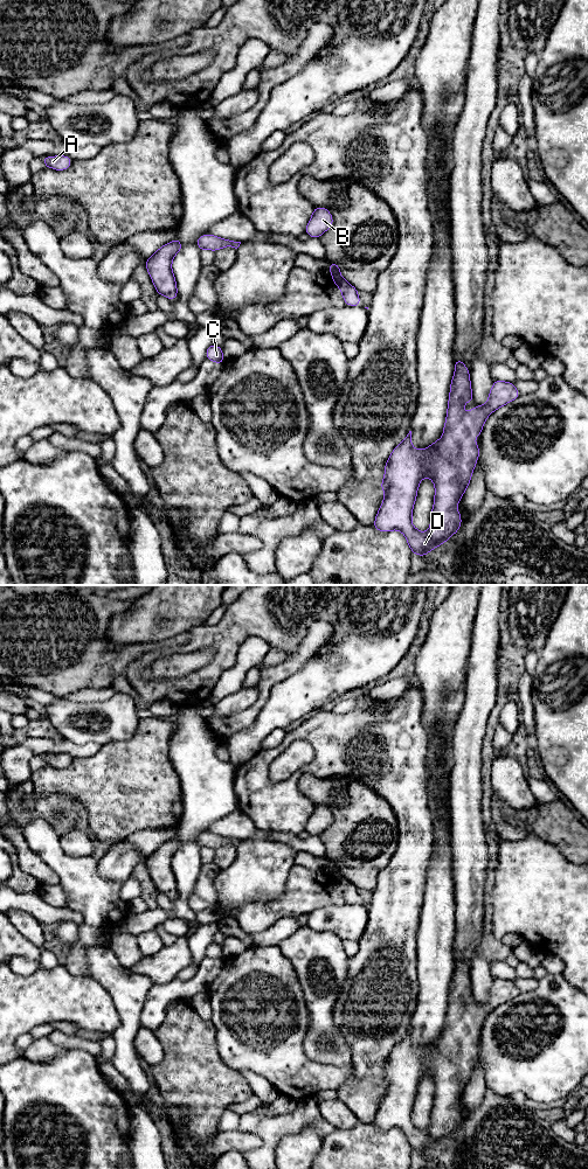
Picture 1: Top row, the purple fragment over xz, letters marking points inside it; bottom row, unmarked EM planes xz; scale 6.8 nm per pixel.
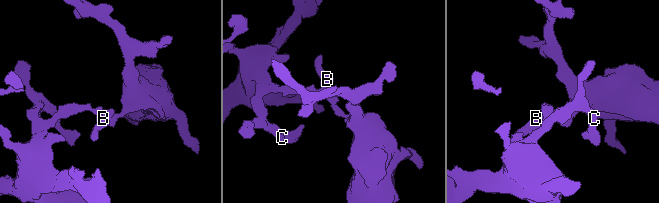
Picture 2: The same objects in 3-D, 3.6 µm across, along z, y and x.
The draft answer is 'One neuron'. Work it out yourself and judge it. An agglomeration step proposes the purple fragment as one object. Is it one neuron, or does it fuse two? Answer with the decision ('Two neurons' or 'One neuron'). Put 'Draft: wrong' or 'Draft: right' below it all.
Two neurons
Draft: wrong

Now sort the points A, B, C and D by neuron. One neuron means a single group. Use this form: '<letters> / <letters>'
A B C / D

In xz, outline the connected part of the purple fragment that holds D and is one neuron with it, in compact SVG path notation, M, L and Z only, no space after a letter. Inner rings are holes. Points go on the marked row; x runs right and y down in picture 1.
M457 359L442 438L427 448L415 450L409 431L393 450L385 465L380 485L385 497L373 527L382 533L400 530L411 552L422 557L456 534L462 523L457 506L479 459L479 444L475 443L475 437L480 438L484 423L493 411L519 396L512 382L496 380L486 404L464 412L464 404L475 398L469 369ZM423 478L430 478L435 487L430 527L426 533L418 531L411 523Z

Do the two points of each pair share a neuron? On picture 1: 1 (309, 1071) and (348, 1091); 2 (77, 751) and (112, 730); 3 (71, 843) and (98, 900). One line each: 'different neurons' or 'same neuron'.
1: different neurons
2: different neurons
3: different neurons

